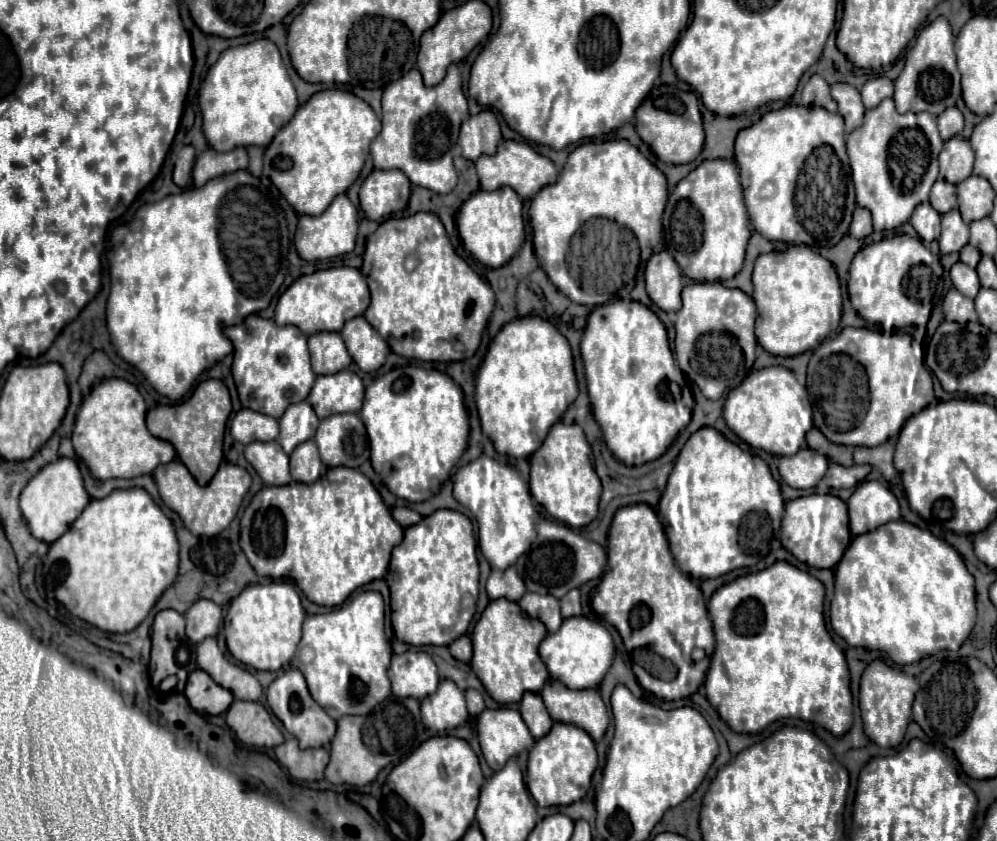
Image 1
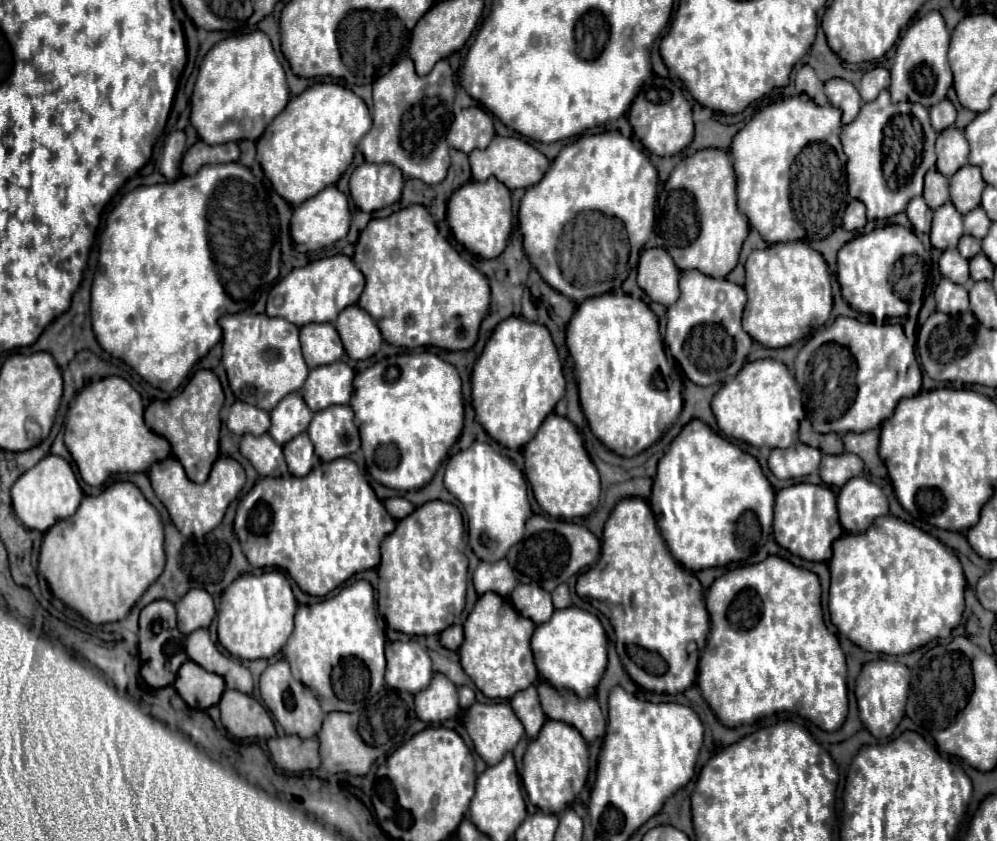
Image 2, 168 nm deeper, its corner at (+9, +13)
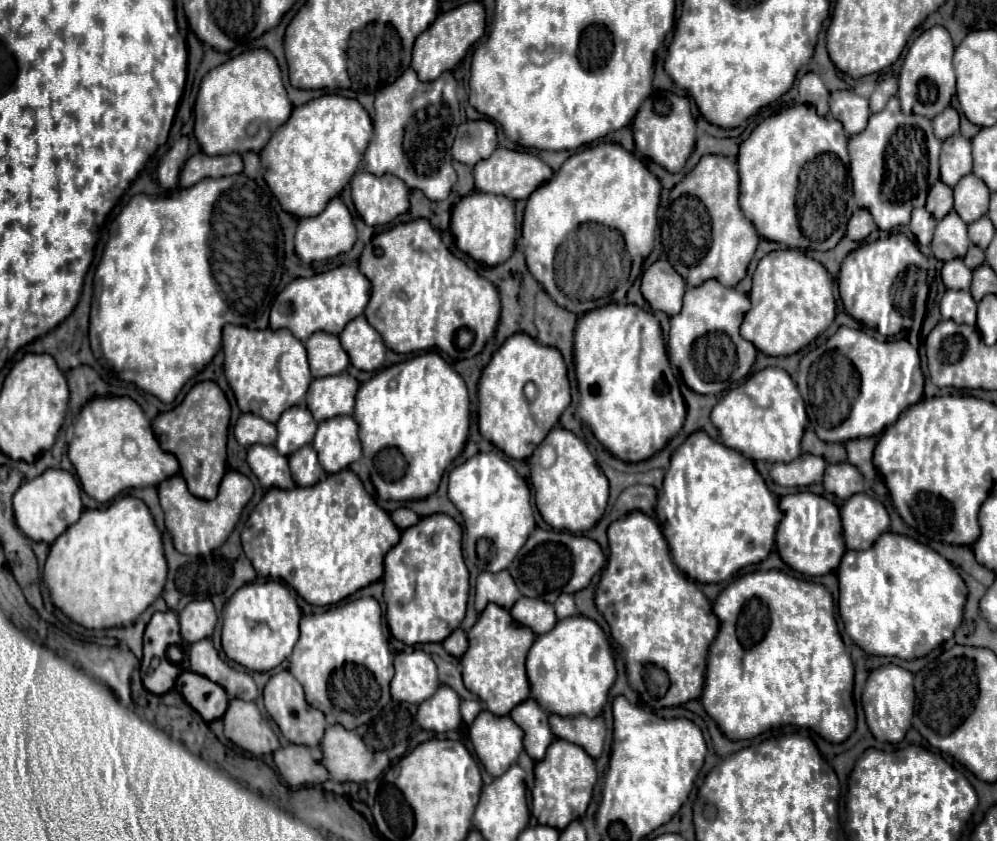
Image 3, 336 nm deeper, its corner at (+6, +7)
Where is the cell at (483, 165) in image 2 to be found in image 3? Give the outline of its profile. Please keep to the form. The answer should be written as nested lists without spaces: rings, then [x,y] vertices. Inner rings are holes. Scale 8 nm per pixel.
[[[498,147],[488,159],[478,161],[474,167],[474,181],[476,181],[478,191],[506,195],[510,199],[528,199],[552,175],[554,175],[554,171],[538,157],[524,153],[524,151],[512,151],[506,147]]]

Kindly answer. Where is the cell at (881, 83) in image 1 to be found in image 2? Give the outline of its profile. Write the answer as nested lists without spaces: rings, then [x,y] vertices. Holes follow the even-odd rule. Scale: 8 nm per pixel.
[[[875,67],[863,75],[861,85],[859,85],[859,93],[861,93],[863,101],[875,101],[875,97],[883,89],[887,89],[889,83],[891,83],[889,71],[885,67]]]

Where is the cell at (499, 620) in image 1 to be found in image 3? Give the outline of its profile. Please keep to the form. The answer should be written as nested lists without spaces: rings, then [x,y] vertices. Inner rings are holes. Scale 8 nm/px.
[[[494,603],[486,607],[476,625],[468,631],[468,651],[462,657],[462,677],[464,685],[478,695],[488,711],[494,715],[508,715],[518,703],[526,701],[530,695],[530,683],[526,677],[526,655],[534,643],[534,633],[530,627],[522,627],[512,619],[508,609]]]

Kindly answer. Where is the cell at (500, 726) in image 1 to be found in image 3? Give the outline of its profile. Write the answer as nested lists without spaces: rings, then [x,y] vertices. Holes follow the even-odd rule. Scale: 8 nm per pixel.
[[[480,711],[470,725],[470,741],[476,749],[484,769],[498,777],[512,763],[516,763],[522,751],[522,729],[510,719],[510,715],[498,717],[490,711]]]

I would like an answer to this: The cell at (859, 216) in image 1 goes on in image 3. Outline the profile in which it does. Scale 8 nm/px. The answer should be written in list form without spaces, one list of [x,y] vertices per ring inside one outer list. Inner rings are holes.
[[[856,209],[848,221],[846,237],[852,241],[864,241],[872,233],[872,229],[874,229],[872,215],[866,209]]]

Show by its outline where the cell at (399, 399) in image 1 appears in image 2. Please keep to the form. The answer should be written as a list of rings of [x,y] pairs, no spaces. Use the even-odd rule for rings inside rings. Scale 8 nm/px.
[[[429,351],[403,353],[383,359],[363,373],[357,373],[353,387],[355,391],[349,405],[355,413],[355,425],[361,433],[361,449],[371,477],[377,483],[397,491],[413,491],[427,485],[463,429],[463,397],[457,369]]]

